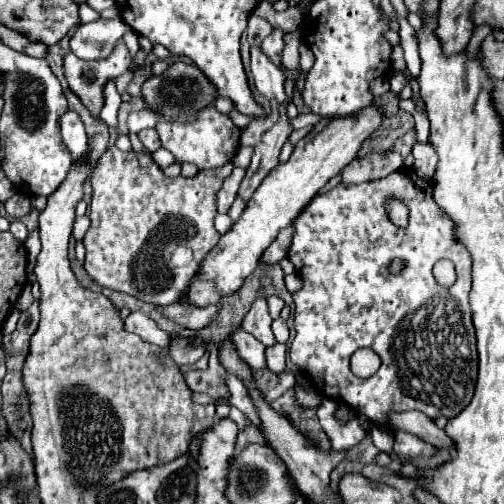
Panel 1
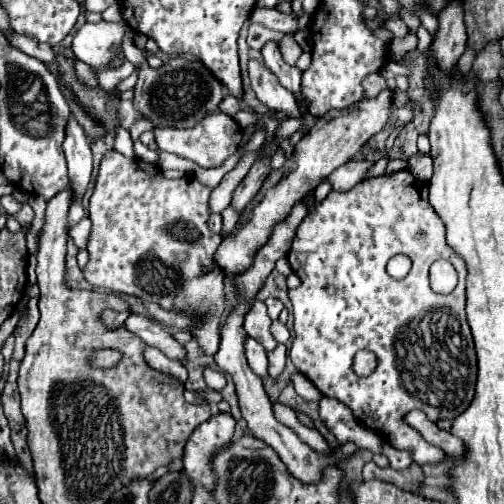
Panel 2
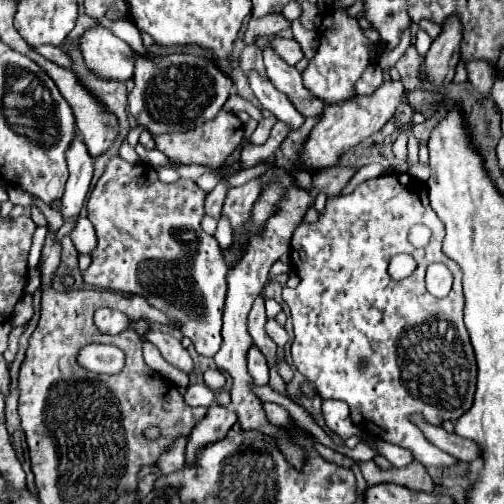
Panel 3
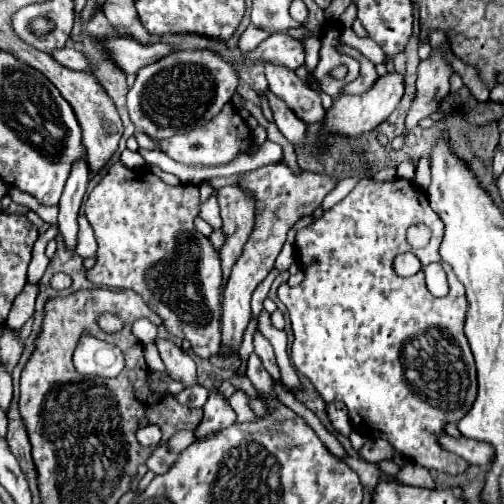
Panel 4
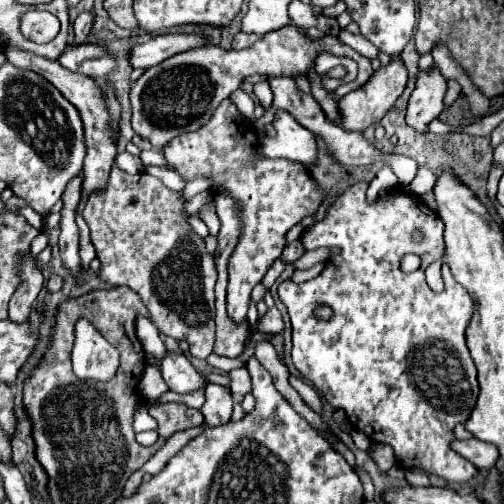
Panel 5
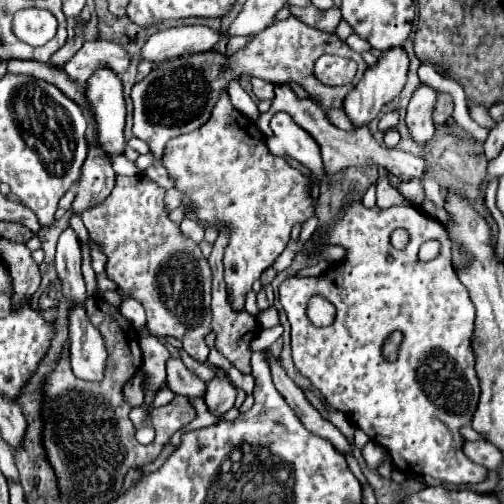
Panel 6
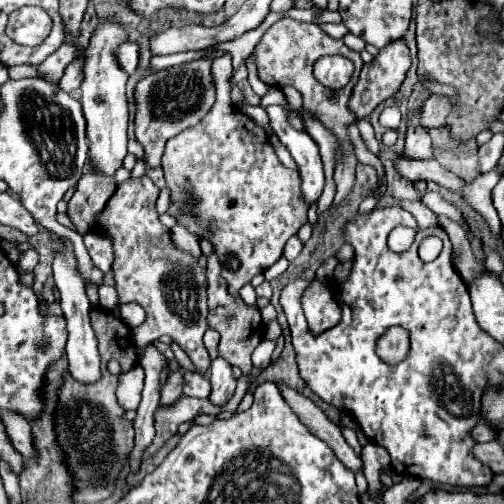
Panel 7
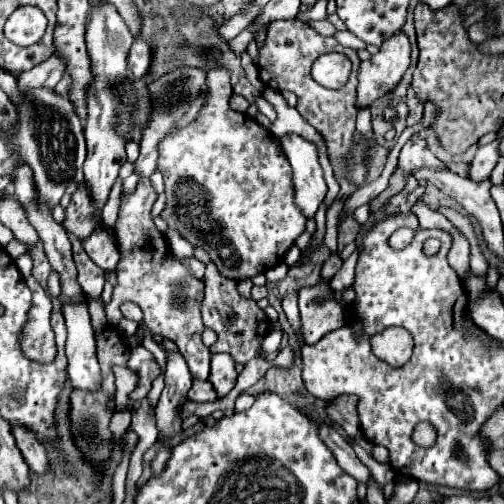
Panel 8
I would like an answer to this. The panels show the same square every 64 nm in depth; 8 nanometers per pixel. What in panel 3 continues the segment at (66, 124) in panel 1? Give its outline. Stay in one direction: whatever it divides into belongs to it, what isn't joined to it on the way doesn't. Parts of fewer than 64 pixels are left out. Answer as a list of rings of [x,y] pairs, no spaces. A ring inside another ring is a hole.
[[[78,134],[68,150],[68,170],[70,170],[70,178],[66,182],[66,190],[64,196],[60,200],[60,214],[64,222],[70,222],[78,216],[84,198],[90,190],[90,180],[92,180],[92,166],[94,160],[88,154],[82,136]]]

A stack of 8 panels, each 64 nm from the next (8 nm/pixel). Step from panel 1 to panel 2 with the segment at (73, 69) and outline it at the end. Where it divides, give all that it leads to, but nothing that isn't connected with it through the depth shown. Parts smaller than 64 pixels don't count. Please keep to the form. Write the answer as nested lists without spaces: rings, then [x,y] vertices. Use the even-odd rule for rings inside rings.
[[[76,60],[76,74],[78,74],[78,78],[82,80],[82,82],[86,82],[86,84],[90,84],[90,86],[96,86],[98,82],[96,82],[96,76],[94,76],[94,72],[84,64],[84,62],[80,62],[80,60]]]

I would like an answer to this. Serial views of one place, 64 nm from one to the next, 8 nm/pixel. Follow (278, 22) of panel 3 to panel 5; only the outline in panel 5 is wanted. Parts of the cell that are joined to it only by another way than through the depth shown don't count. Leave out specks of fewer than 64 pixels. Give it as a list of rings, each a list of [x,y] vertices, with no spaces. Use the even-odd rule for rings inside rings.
[[[238,32],[236,36],[234,36],[234,40],[232,40],[232,48],[234,50],[240,50],[240,48],[248,48],[258,40],[260,36],[256,34],[244,34],[244,32]]]

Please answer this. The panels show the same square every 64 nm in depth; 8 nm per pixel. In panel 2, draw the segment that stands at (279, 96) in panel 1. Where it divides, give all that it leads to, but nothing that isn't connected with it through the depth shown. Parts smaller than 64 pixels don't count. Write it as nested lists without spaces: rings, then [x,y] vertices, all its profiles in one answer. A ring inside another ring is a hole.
[[[250,60],[248,62],[248,76],[250,76],[252,90],[256,92],[258,100],[262,104],[266,104],[272,112],[282,112],[288,118],[302,118],[302,112],[300,112],[292,92],[282,88],[278,84],[276,76],[272,76],[264,64]]]

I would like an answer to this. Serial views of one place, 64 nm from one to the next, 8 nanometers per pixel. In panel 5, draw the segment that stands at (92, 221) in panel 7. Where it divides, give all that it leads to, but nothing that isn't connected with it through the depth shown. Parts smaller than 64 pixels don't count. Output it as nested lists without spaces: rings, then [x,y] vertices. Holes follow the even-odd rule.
[[[6,48],[4,54],[6,54],[8,60],[12,60],[12,64],[16,64],[16,68],[24,68],[24,70],[36,72],[42,78],[46,78],[50,84],[54,84],[62,92],[62,96],[68,102],[72,102],[78,108],[82,122],[84,122],[84,142],[86,142],[86,148],[88,148],[88,154],[84,158],[84,168],[82,168],[82,196],[88,198],[90,194],[104,190],[108,186],[108,176],[110,176],[110,170],[112,170],[112,164],[114,164],[114,158],[116,158],[116,146],[110,138],[108,114],[106,114],[106,108],[104,108],[104,94],[102,94],[98,82],[62,68],[56,60],[46,60],[46,58],[30,54],[30,52],[22,52],[18,48]]]

